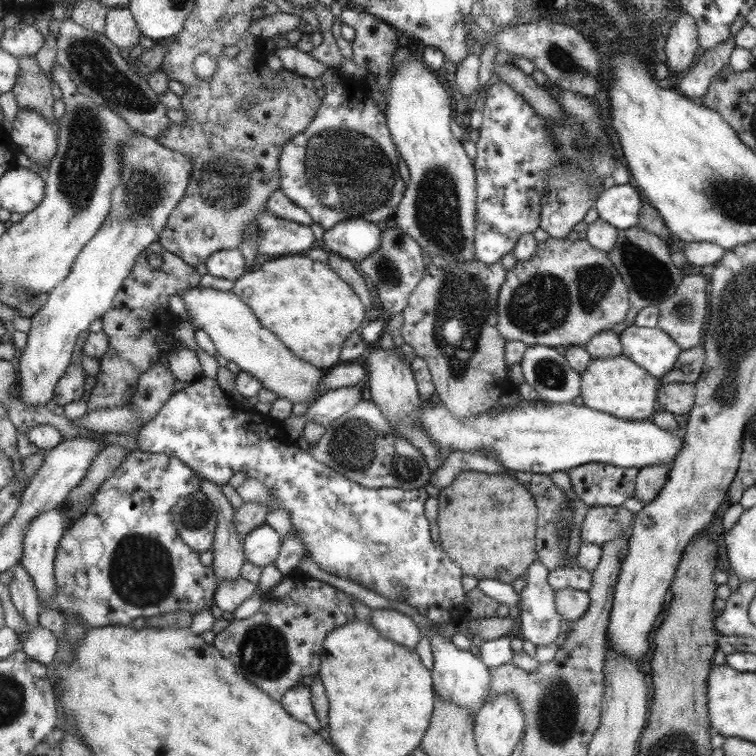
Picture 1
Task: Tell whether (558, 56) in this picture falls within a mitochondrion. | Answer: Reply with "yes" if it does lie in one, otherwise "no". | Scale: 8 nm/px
yes

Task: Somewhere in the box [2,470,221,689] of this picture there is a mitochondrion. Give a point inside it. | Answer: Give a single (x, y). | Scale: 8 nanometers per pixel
(141, 572)

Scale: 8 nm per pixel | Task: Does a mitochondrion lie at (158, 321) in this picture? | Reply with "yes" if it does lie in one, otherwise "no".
no

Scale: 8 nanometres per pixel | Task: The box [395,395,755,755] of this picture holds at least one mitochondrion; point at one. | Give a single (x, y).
(557, 714)

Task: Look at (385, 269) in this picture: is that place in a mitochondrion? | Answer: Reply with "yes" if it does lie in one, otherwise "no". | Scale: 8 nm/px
yes

